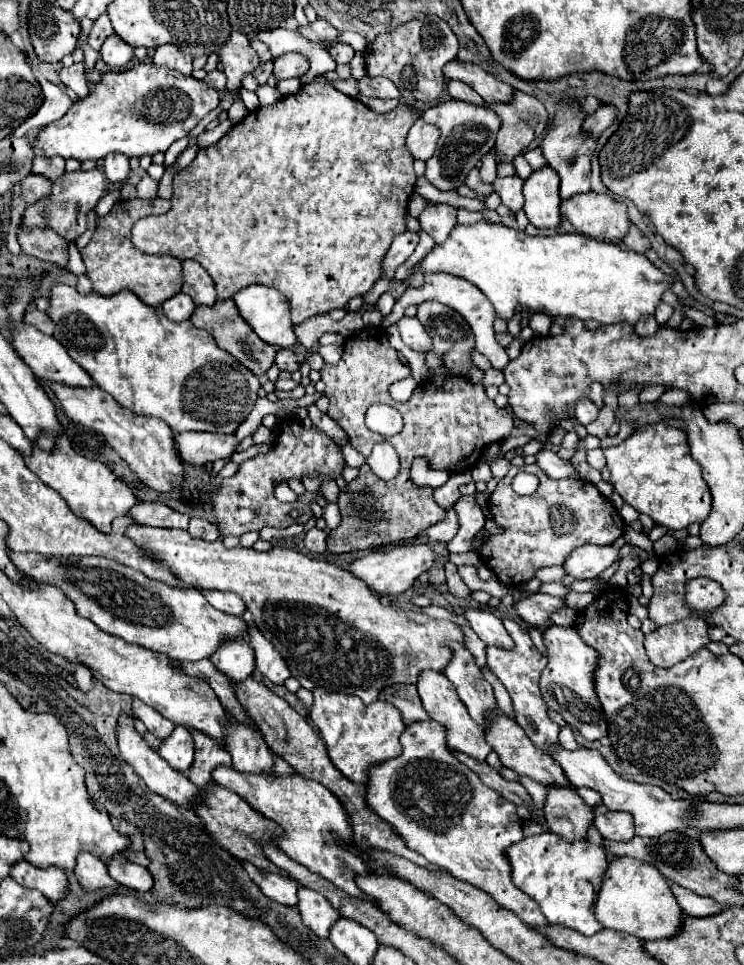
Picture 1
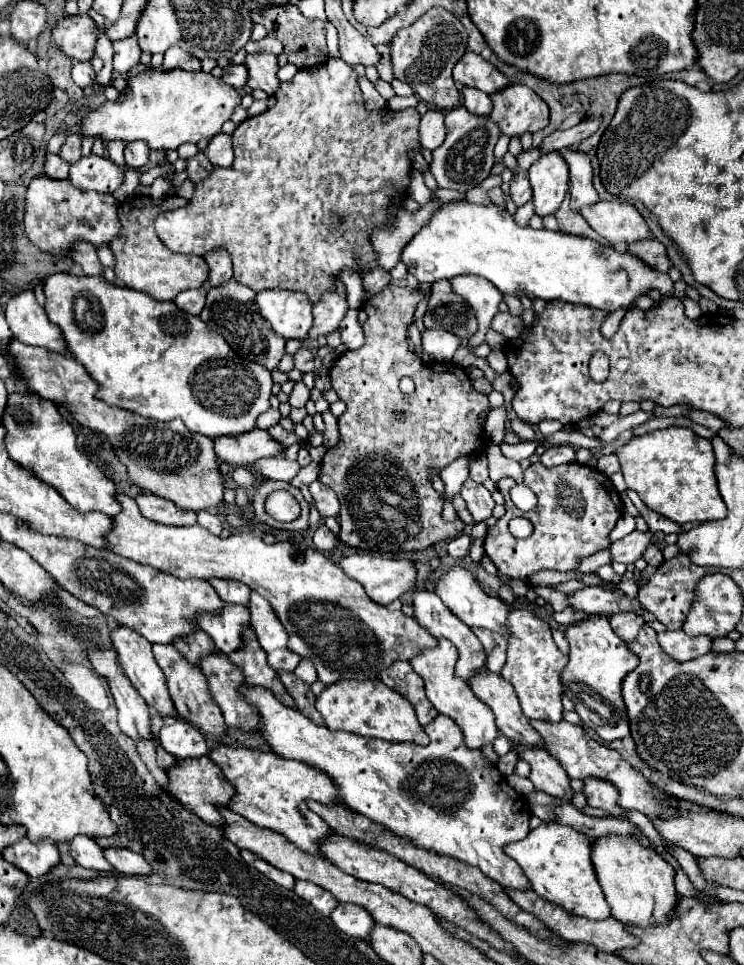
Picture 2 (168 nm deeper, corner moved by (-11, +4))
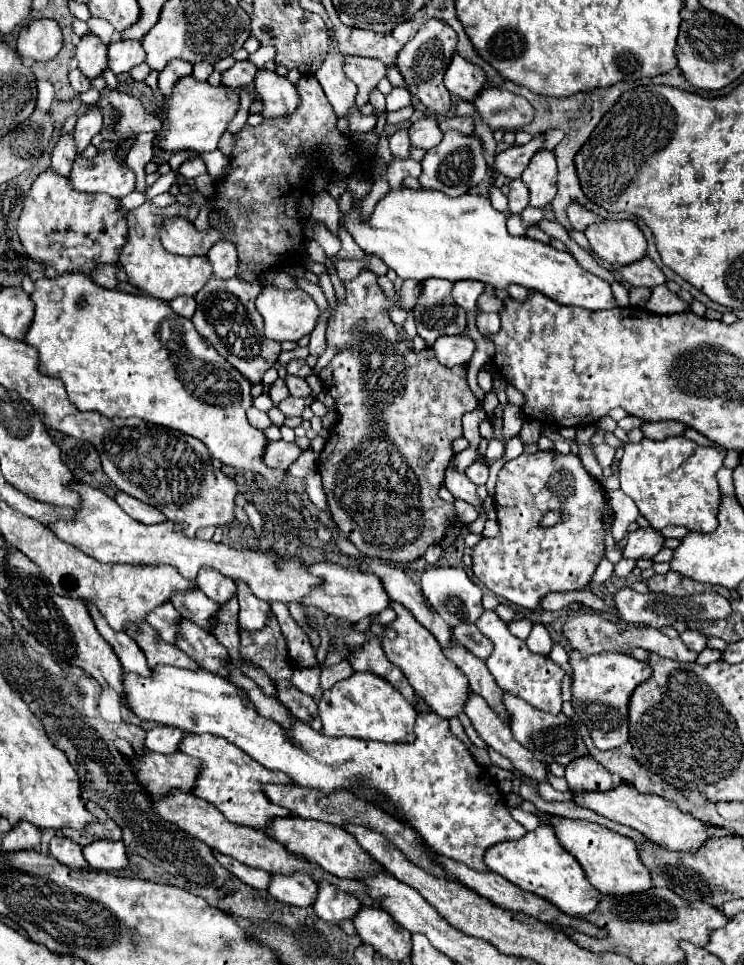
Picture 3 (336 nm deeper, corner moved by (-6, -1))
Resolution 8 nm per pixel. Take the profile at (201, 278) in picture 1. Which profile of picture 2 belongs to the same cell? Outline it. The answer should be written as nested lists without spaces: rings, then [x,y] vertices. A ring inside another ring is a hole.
[[[214,249],[204,255],[208,267],[210,267],[210,277],[208,277],[208,287],[218,287],[220,283],[226,283],[232,275],[232,259],[226,249]]]

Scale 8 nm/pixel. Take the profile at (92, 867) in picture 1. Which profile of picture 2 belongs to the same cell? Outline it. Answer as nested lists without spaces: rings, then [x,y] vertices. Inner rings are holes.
[[[76,835],[70,841],[70,855],[82,867],[88,867],[88,869],[94,869],[94,871],[106,871],[106,873],[114,871],[114,867],[104,859],[102,849],[96,845],[96,841],[92,837]]]

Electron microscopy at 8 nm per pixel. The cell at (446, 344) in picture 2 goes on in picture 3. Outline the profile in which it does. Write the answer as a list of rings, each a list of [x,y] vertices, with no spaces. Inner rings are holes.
[[[441,336],[431,346],[435,358],[443,366],[461,366],[467,364],[475,352],[475,344],[467,336]]]

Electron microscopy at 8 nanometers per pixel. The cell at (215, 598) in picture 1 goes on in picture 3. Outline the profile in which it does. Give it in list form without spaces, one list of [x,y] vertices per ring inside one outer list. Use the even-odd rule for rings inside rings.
[[[203,568],[197,574],[195,582],[203,594],[207,594],[211,600],[215,600],[219,604],[227,604],[227,600],[231,600],[237,594],[235,582],[229,580],[227,576],[221,576],[213,568]]]

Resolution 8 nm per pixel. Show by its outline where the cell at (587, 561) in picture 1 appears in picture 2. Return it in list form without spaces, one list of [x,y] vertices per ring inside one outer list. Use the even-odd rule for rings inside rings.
[[[632,531],[630,535],[626,535],[624,539],[616,541],[610,545],[610,551],[612,551],[612,561],[620,561],[624,565],[628,563],[634,563],[636,559],[640,559],[646,551],[646,547],[652,543],[652,533],[646,531]]]

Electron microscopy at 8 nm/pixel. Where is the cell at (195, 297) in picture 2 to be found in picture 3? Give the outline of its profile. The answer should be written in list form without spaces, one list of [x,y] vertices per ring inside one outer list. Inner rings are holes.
[[[179,296],[179,298],[171,300],[169,306],[173,308],[175,314],[179,314],[179,316],[183,316],[183,318],[191,318],[191,316],[195,314],[195,308],[197,308],[193,296]]]

